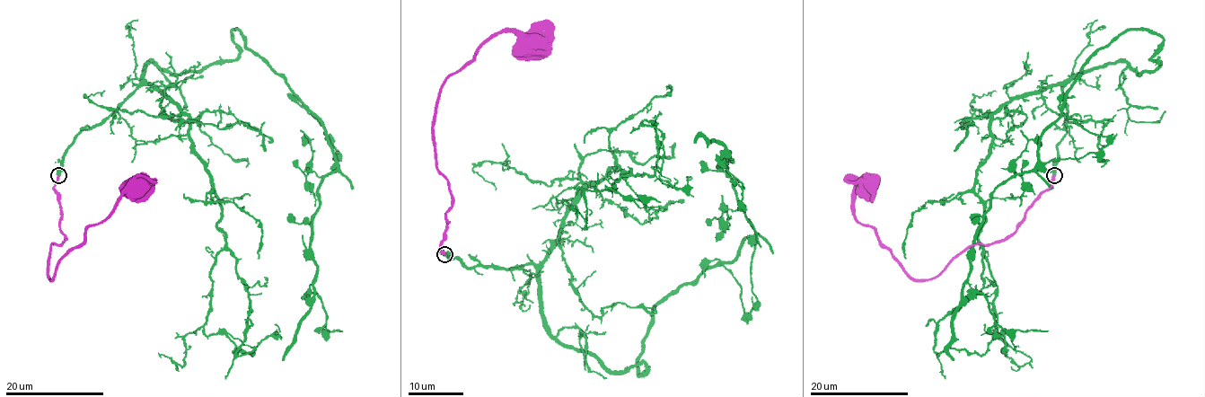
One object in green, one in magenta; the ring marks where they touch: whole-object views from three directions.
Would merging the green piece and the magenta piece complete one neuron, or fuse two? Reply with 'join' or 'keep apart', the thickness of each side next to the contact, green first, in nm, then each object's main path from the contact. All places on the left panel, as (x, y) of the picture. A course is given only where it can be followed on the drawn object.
join; calibres 550 and 380 nm; course green (58, 175), (149, 62), (201, 72), (236, 58), (238, 30), (329, 138), (310, 289), (342, 331); course magenta (58, 175), (55, 192), (65, 239), (51, 245), (51, 279), (84, 232), (136, 183)

